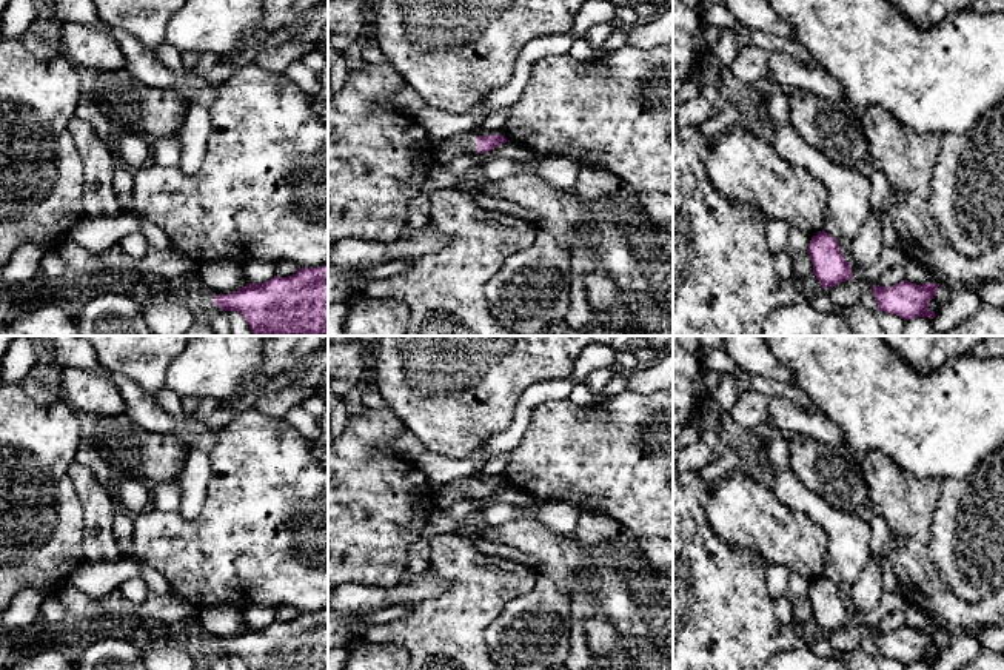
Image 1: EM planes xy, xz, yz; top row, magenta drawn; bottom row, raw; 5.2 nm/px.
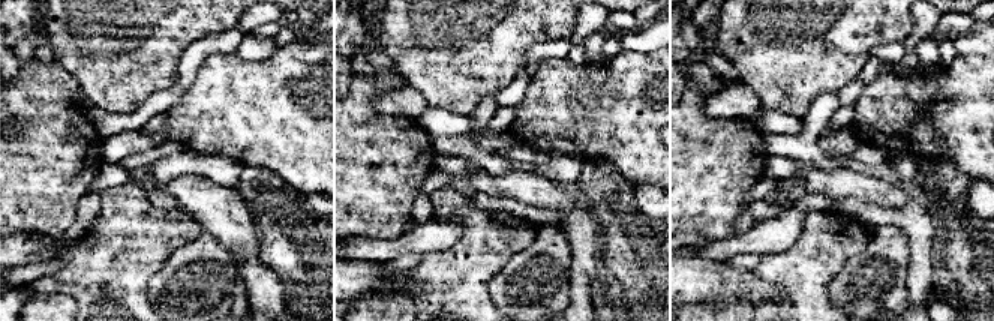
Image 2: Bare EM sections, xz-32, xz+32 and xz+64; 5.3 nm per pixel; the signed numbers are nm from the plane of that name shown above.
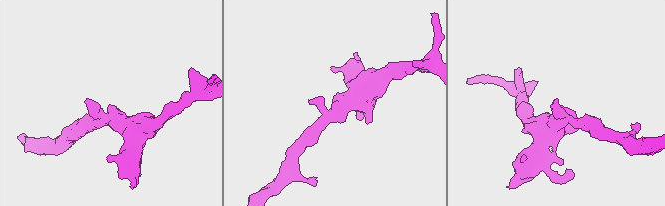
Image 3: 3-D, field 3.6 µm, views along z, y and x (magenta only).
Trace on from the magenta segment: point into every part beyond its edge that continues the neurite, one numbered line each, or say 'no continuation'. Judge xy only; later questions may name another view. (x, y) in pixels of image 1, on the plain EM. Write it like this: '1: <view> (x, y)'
no continuation

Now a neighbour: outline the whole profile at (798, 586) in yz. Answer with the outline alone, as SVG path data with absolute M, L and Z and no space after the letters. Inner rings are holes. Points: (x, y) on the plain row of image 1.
M790 575L787 595L791 598L804 596L808 593L812 581L801 575Z

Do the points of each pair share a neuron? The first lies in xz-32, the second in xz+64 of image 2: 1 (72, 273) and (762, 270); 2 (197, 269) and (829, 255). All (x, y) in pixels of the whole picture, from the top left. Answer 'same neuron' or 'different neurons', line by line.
1: same neuron
2: different neurons

